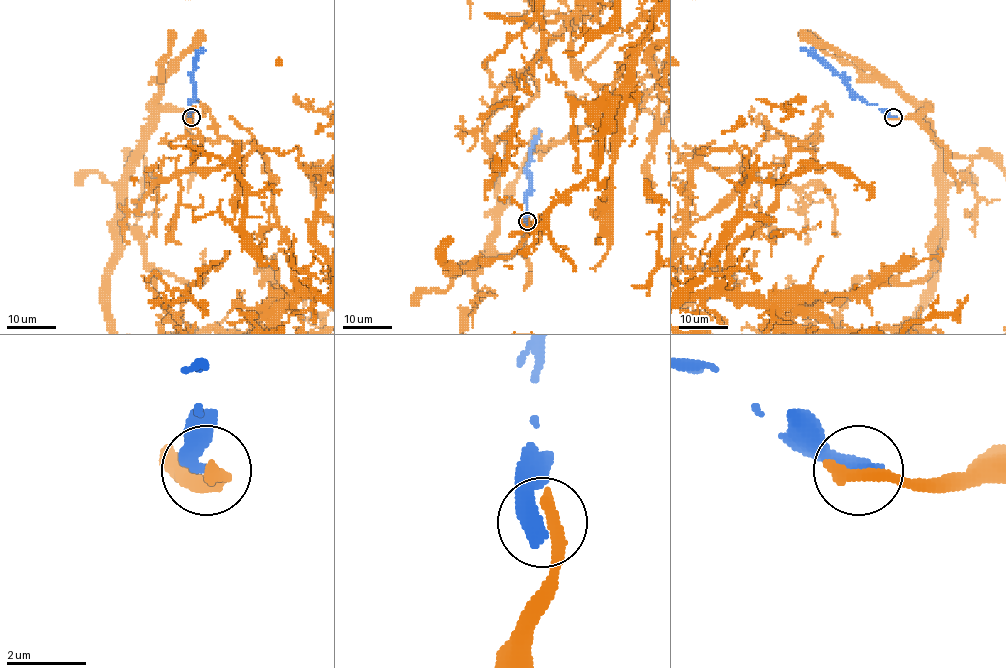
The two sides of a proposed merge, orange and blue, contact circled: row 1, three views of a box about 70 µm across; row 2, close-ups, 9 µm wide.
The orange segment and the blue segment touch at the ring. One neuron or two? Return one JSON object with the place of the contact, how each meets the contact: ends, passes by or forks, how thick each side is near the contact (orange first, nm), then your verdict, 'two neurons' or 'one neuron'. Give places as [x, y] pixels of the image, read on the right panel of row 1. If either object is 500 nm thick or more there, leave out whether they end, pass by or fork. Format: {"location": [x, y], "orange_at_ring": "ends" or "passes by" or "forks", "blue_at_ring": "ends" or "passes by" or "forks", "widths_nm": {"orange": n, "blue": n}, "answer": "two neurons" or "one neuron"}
{"location": [893, 117], "orange_at_ring": "ends", "blue_at_ring": "ends", "widths_nm": {"orange": 400, "blue": 440}, "answer": "two neurons"}

